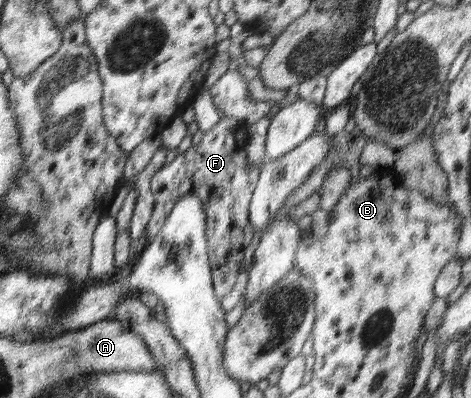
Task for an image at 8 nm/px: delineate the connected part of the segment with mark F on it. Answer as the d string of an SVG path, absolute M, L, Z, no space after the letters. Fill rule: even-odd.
M223 116L211 130L205 132L197 146L191 146L185 153L178 154L172 162L161 167L150 182L154 209L146 226L148 243L159 234L174 204L183 195L193 194L202 202L206 212L208 261L212 270L214 293L219 300L235 286L243 266L243 252L254 234L249 222L249 205L258 183L260 168L246 158L249 127L247 122Z

